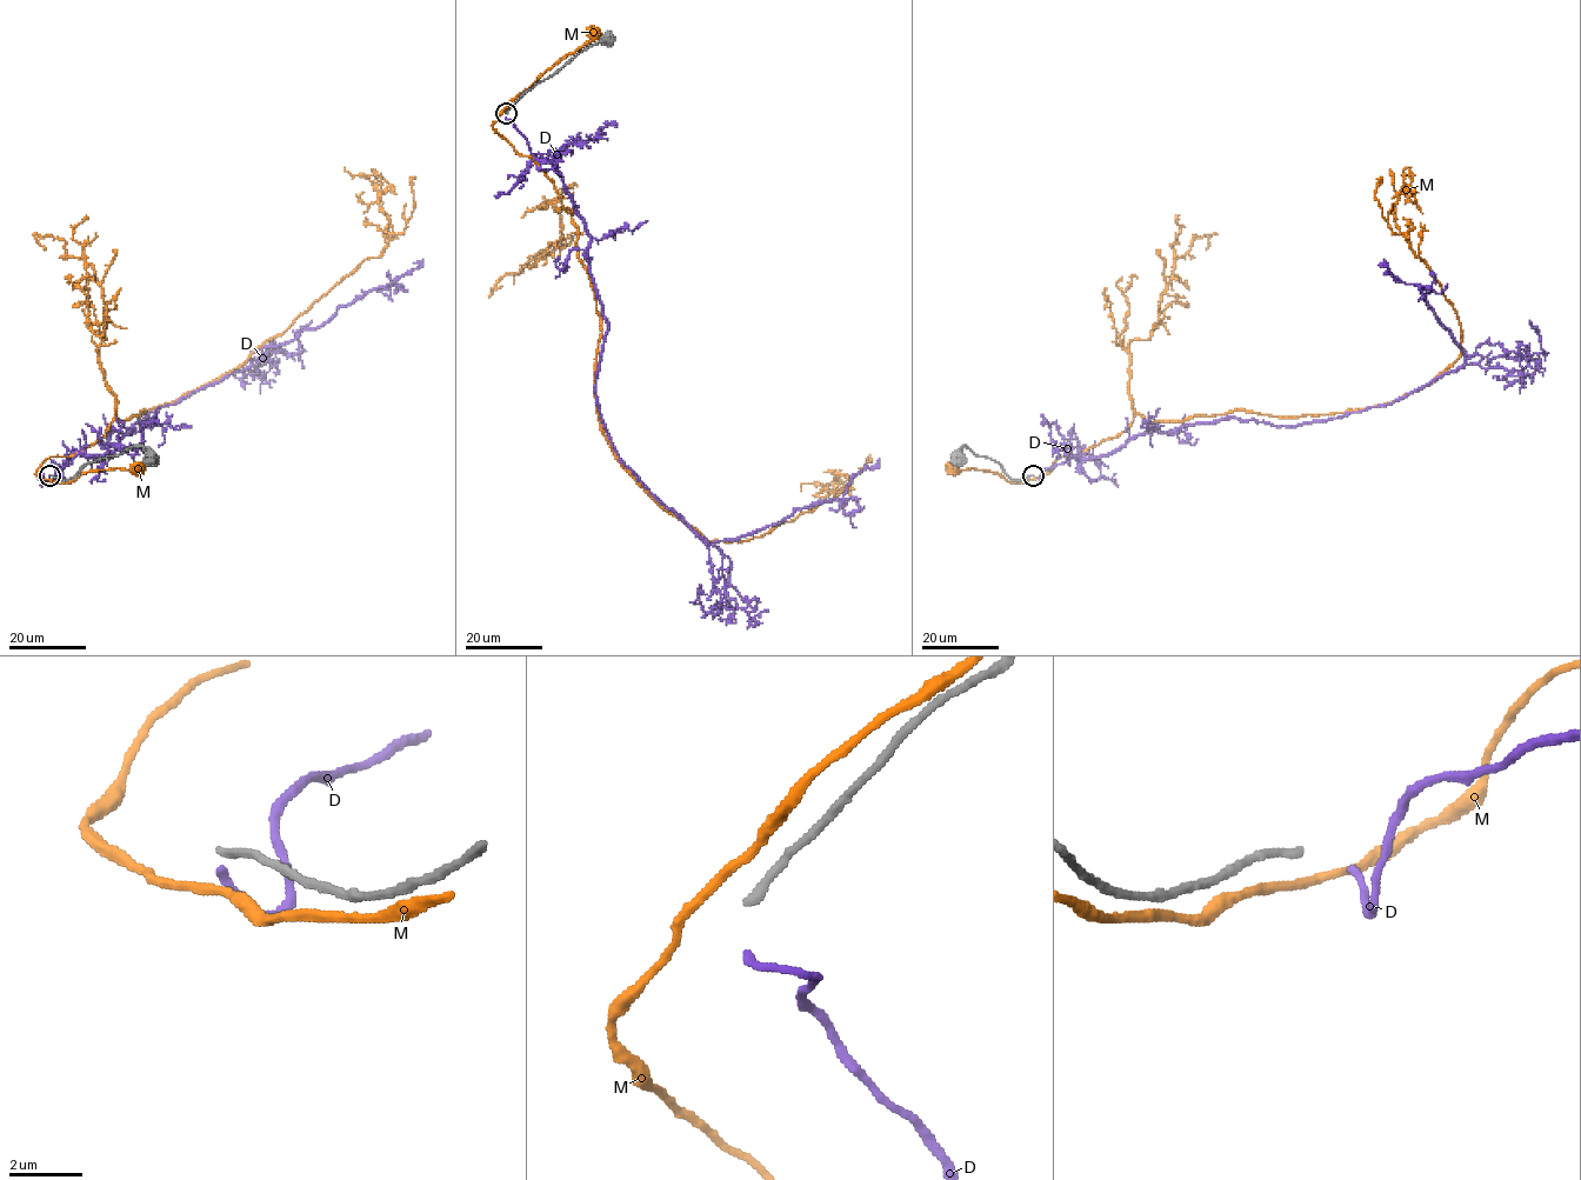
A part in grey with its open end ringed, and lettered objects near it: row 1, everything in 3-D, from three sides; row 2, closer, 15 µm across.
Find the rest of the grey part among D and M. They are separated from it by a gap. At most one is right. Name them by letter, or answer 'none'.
D

